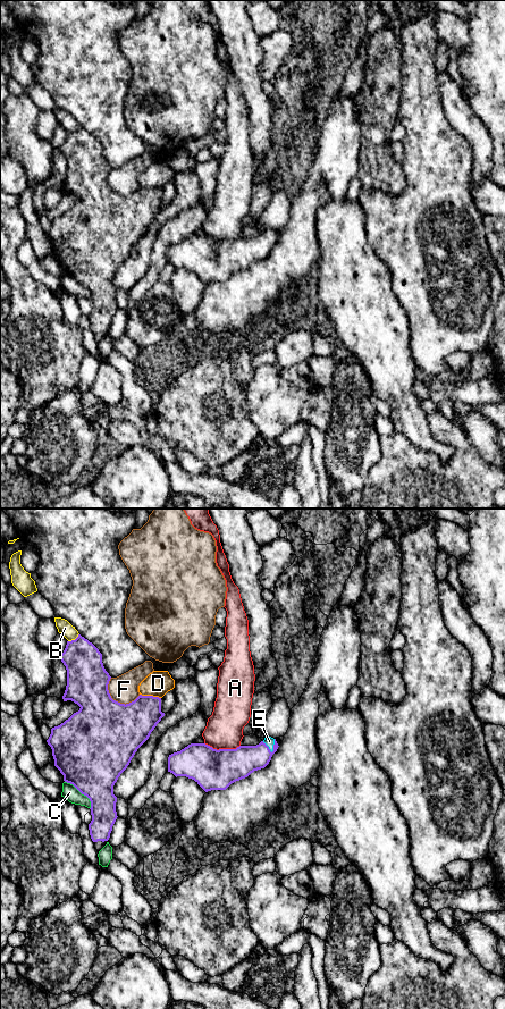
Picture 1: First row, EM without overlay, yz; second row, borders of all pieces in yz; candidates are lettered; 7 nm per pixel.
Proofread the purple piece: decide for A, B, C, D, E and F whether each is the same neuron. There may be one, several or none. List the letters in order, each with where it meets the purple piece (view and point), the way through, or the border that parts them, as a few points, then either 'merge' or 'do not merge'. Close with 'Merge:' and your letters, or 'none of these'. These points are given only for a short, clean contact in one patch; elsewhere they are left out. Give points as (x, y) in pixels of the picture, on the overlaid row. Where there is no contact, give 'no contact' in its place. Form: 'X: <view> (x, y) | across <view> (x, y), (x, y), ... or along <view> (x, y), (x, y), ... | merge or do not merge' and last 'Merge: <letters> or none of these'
A: yz (222, 749) | along yz (204, 742), (217, 749), (235, 749), (240, 746) | do not merge
B: yz (75, 639) | do not merge
C: yz (82, 793) | do not merge
D: yz (150, 696) | do not merge
E: yz (268, 748) | across yz (237, 764), (258, 757), (268, 748), (269, 741) | merge
F: yz (117, 701) | do not merge
Merge: E

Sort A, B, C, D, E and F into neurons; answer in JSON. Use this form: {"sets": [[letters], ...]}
{"sets": [["A"], ["B"], ["C"], ["D"], ["E"], ["F"]]}

